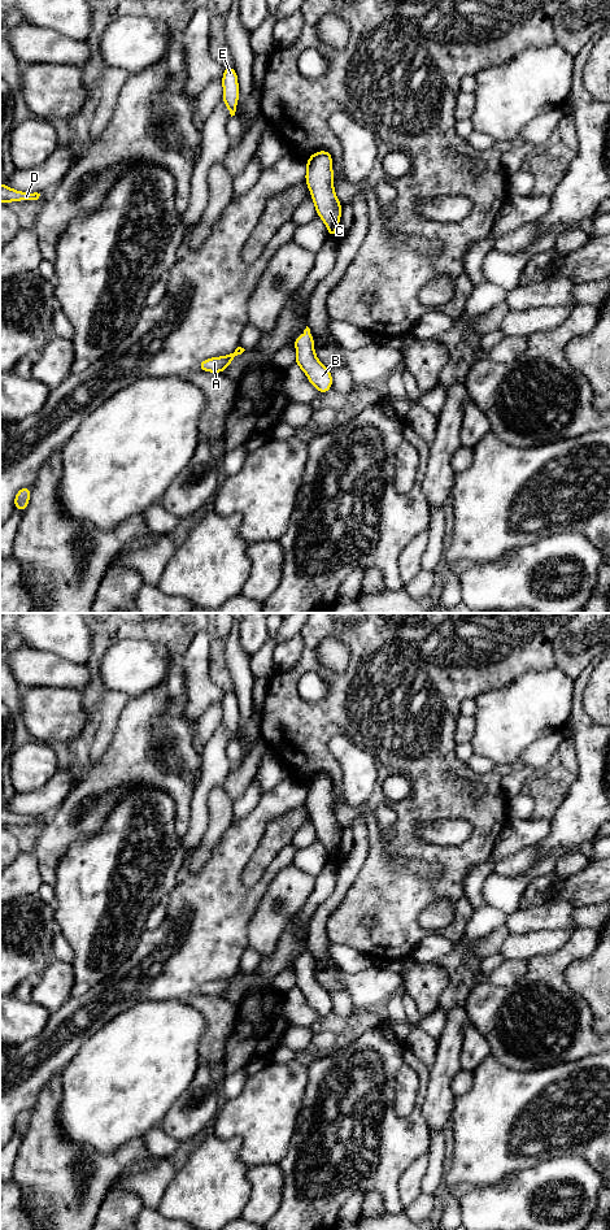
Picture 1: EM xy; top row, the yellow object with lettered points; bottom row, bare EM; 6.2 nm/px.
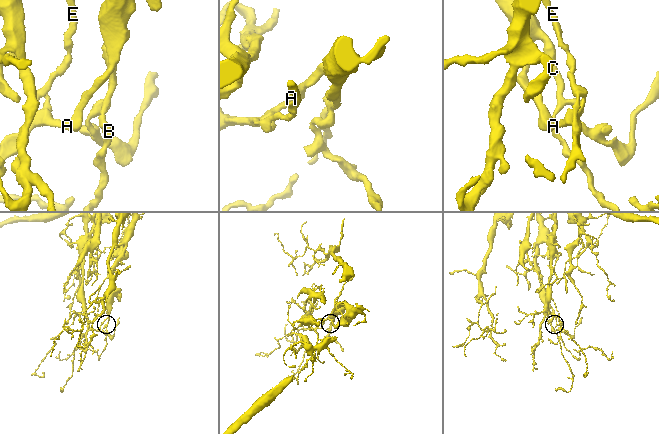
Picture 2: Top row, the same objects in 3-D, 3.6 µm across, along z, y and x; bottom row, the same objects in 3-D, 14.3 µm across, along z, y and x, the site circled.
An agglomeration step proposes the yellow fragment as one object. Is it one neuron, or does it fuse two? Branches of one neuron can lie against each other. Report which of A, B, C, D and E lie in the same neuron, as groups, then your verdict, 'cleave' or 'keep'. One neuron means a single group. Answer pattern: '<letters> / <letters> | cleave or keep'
A B C D E | keep

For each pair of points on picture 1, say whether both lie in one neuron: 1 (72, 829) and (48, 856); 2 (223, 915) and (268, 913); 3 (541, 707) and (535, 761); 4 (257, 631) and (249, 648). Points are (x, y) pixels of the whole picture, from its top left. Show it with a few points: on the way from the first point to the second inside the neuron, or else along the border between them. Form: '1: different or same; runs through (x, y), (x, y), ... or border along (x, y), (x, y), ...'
1: same; runs through (65, 835), (51, 850)
2: different; border along (268, 886), (251, 918), (247, 943)
3: different; border along (560, 730), (534, 740), (521, 753), (517, 763)
4: same; runs through (253, 635), (251, 644)

